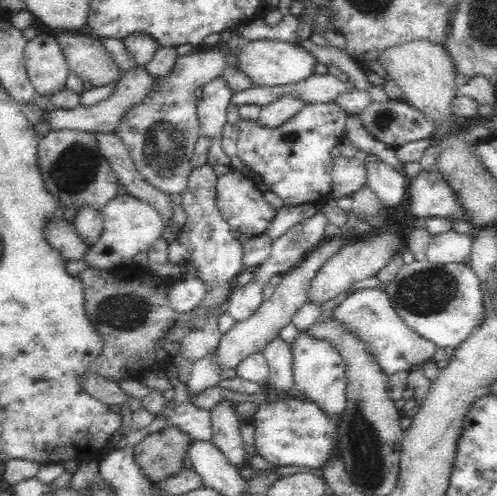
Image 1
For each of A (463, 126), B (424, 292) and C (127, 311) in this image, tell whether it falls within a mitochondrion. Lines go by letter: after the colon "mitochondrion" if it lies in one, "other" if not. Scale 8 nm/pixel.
A: other
B: mitochondrion
C: mitochondrion

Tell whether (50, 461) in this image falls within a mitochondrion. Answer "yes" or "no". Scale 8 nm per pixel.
no

